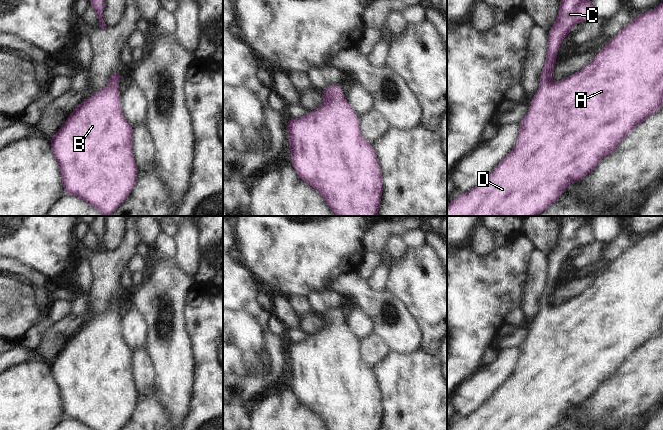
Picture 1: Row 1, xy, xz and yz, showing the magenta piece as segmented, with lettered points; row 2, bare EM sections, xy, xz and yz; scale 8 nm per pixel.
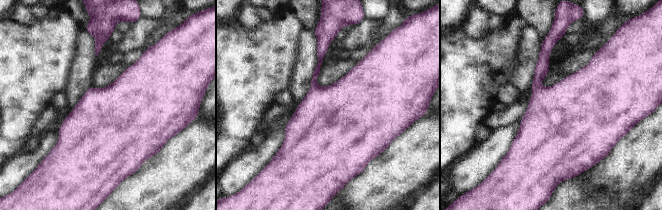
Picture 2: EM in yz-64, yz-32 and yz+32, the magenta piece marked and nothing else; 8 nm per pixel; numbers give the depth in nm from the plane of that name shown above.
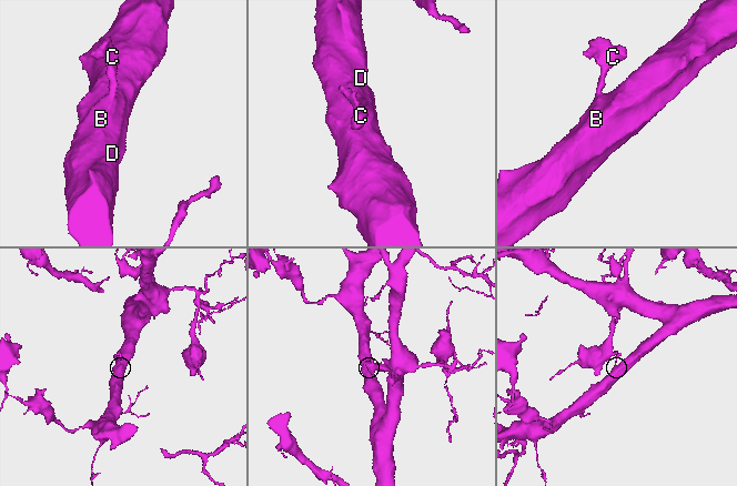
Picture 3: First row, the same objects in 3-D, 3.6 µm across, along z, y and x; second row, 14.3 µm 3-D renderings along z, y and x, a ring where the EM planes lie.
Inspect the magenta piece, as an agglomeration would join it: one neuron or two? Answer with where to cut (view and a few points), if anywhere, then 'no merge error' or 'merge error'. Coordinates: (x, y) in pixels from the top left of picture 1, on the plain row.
no cut | no merge error

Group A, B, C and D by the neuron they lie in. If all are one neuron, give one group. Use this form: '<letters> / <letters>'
A B C D

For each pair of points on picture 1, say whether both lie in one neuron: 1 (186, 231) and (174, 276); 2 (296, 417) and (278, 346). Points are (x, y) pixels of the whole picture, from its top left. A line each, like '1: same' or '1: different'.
1: different
2: different

